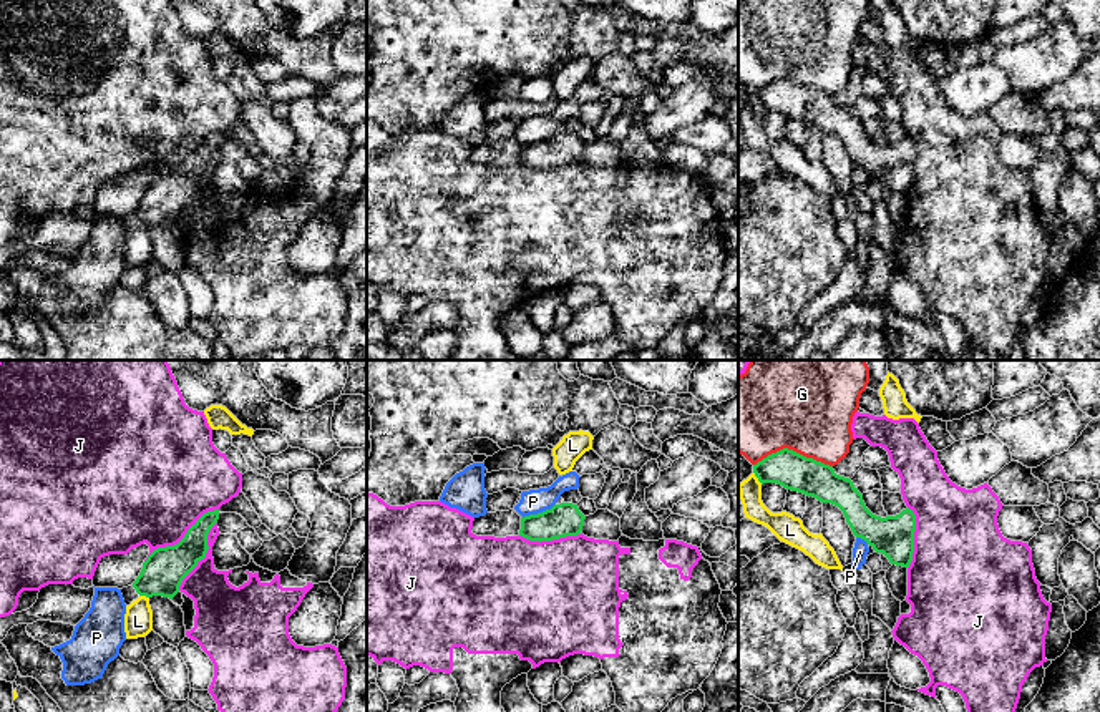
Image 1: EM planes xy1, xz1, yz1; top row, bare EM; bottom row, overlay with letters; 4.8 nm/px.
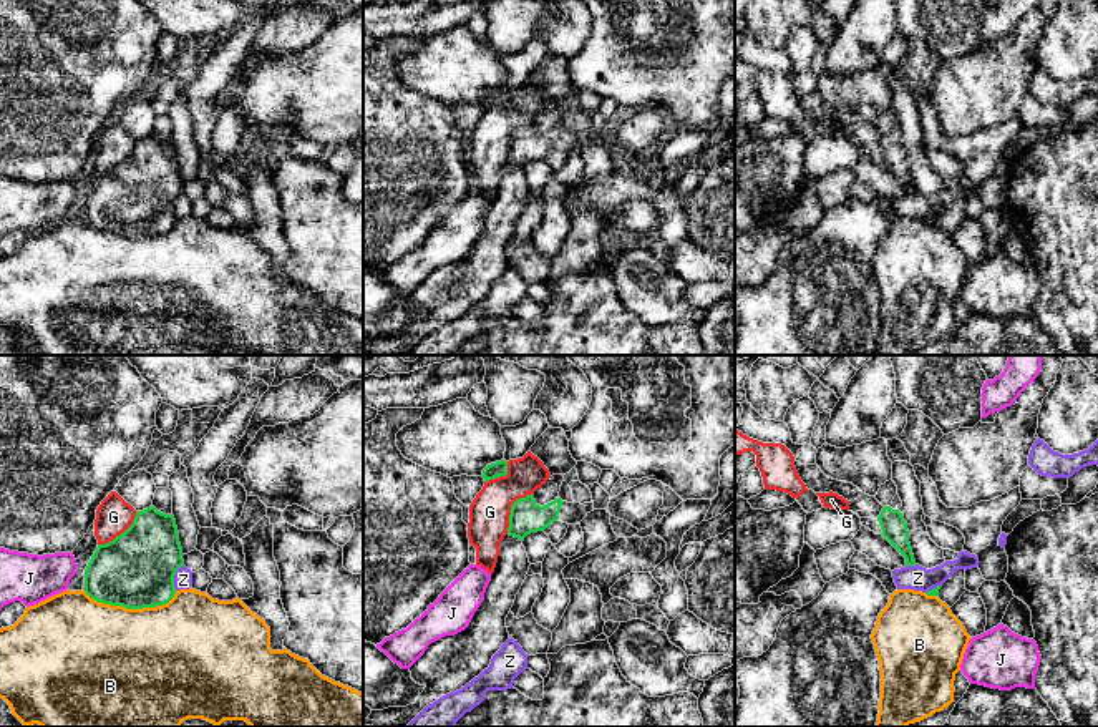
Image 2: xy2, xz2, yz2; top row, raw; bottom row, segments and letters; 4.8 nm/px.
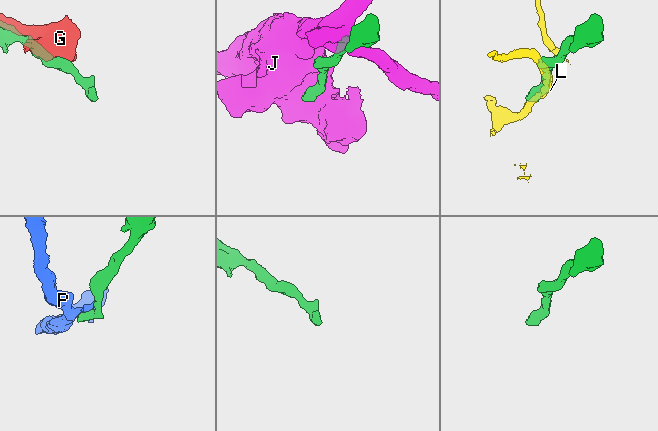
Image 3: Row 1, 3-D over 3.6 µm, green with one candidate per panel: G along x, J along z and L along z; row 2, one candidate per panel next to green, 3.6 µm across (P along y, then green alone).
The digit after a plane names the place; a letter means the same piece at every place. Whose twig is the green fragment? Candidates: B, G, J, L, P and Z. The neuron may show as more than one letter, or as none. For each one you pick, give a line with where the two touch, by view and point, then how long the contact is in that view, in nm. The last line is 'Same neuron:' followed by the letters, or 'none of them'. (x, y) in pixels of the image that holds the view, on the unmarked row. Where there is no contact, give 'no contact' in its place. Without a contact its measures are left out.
Same neuron: none of them

